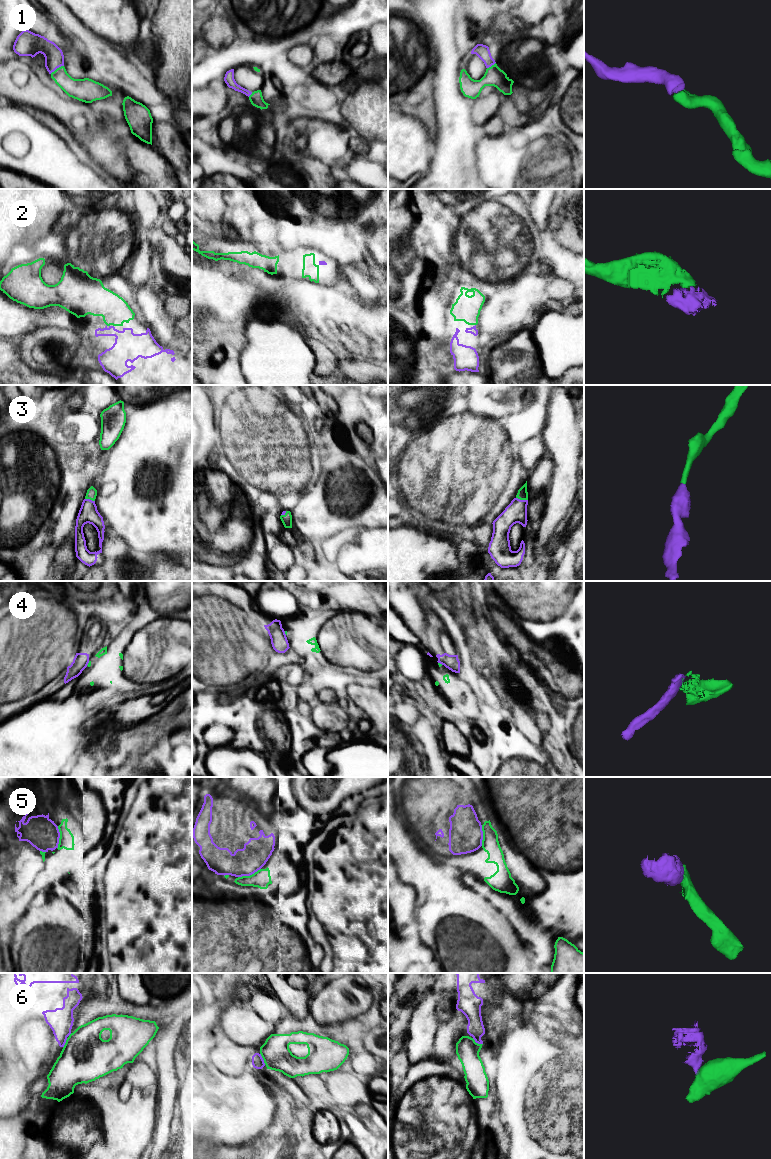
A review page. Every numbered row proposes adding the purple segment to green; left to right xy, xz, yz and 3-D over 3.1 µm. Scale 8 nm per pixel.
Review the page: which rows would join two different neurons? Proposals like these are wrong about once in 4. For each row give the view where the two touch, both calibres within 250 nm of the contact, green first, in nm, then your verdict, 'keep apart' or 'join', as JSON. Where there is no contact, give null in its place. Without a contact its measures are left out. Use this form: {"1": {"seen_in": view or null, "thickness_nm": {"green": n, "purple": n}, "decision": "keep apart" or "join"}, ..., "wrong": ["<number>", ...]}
{"1": {"seen_in": "xy", "thickness_nm": {"green": 170, "purple": 160}, "decision": "join"}, "2": {"seen_in": null, "decision": "join"}, "3": {"seen_in": "yz", "thickness_nm": {"green": 90, "purple": 180}, "decision": "join"}, "4": {"seen_in": "xy", "thickness_nm": {"green": 30, "purple": 120}, "decision": "keep apart"}, "5": {"seen_in": "xz", "thickness_nm": {"green": 140, "purple": 220}, "decision": "join"}, "6": {"seen_in": "xz", "thickness_nm": {"green": 220, "purple": 100}, "decision": "keep apart"}, "wrong": ["4", "6"]}

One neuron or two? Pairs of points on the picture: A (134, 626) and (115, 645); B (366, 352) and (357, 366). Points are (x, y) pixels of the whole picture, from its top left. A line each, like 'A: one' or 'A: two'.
A: one
B: two

